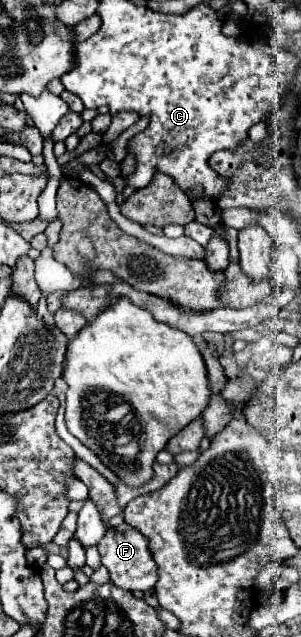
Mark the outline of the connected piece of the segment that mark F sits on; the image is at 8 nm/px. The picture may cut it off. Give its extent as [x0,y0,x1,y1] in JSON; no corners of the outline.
[97,524,157,592]

